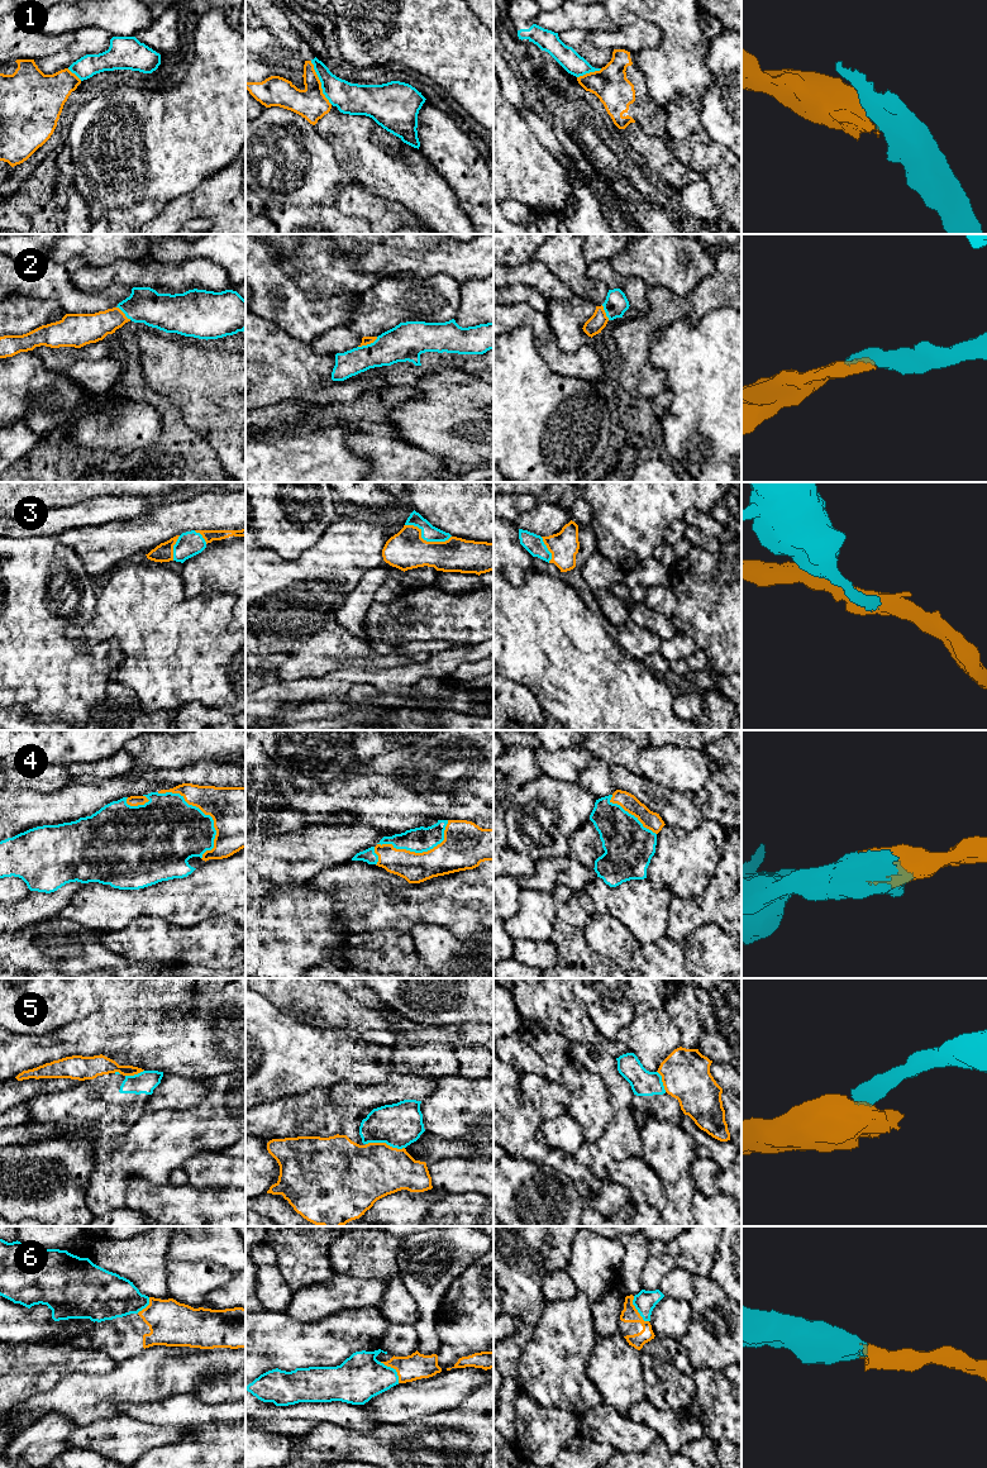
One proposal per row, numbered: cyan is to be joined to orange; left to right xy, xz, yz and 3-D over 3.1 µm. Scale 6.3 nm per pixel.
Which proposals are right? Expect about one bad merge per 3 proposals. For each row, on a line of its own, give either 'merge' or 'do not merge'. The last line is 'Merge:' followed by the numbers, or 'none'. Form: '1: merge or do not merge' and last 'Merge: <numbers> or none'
1: do not merge
2: merge
3: merge
4: merge
5: do not merge
6: merge
Merge: 2, 3, 4, 6

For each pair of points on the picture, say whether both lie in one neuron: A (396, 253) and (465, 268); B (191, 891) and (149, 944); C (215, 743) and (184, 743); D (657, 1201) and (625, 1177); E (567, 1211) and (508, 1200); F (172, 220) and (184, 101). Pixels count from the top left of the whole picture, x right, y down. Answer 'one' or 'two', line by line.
A: one
B: two
C: one
D: one
E: one
F: two

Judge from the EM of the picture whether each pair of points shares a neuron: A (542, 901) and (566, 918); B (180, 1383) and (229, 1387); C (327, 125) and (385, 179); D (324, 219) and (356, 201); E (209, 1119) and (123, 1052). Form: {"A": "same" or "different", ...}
{"A": "different", "B": "different", "C": "same", "D": "different", "E": "different"}

